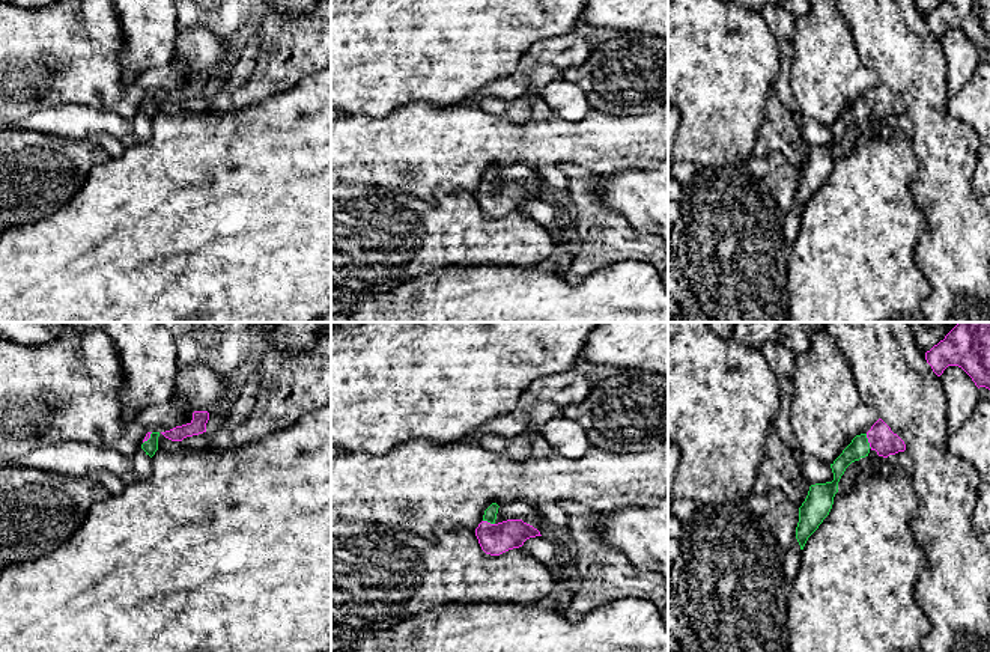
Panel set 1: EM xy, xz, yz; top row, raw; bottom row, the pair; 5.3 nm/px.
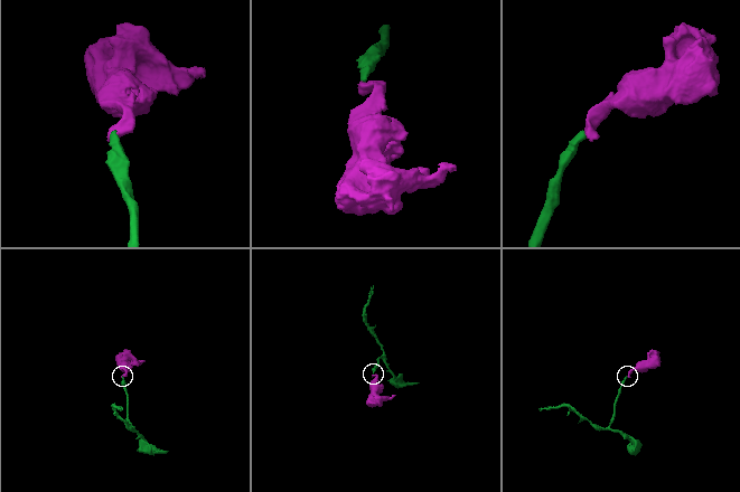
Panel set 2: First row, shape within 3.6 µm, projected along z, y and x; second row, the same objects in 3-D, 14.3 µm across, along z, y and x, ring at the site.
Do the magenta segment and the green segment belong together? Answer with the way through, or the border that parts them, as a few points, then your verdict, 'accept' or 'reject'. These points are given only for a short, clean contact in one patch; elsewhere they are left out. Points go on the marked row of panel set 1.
way yz (880, 437), (868, 441), (859, 447); accept

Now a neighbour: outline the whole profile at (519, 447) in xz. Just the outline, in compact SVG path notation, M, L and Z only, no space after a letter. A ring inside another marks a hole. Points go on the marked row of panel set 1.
M524 432L510 438L487 434L477 444L489 452L507 455L518 461L525 461L533 456L531 438Z

